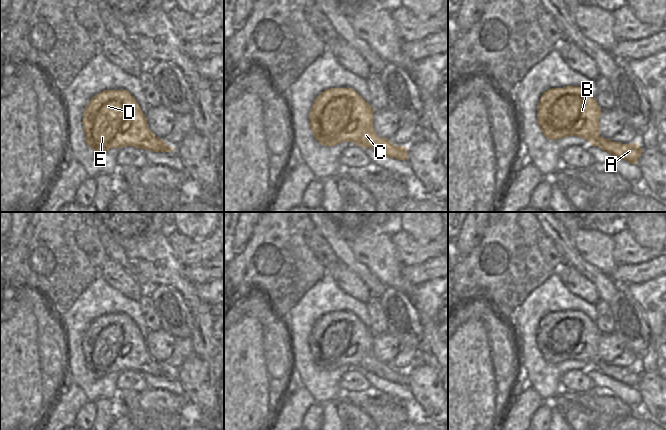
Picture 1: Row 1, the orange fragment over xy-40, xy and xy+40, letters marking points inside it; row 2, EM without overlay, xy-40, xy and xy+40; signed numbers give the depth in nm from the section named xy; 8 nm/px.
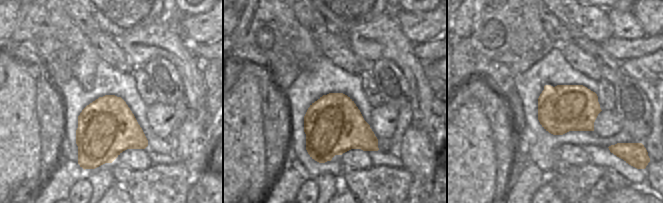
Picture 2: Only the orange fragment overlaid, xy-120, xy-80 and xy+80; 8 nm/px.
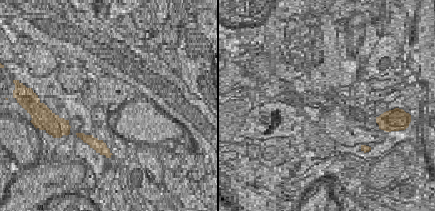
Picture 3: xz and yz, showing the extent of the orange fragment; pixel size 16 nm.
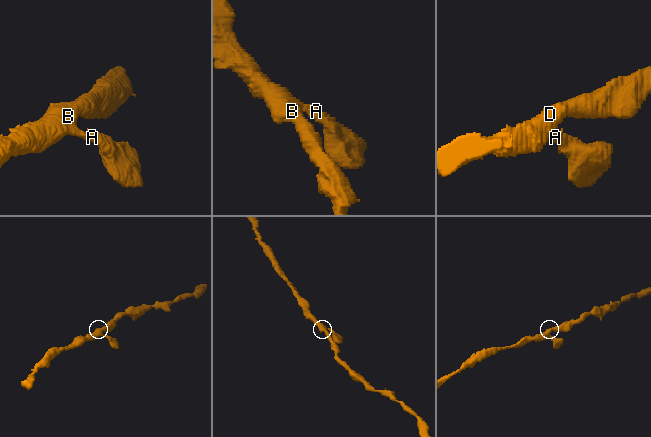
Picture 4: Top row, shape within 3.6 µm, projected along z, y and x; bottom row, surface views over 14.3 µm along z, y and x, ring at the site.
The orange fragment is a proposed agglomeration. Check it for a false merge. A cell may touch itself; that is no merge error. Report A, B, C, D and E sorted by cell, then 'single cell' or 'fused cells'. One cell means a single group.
A B C D E | single cell

